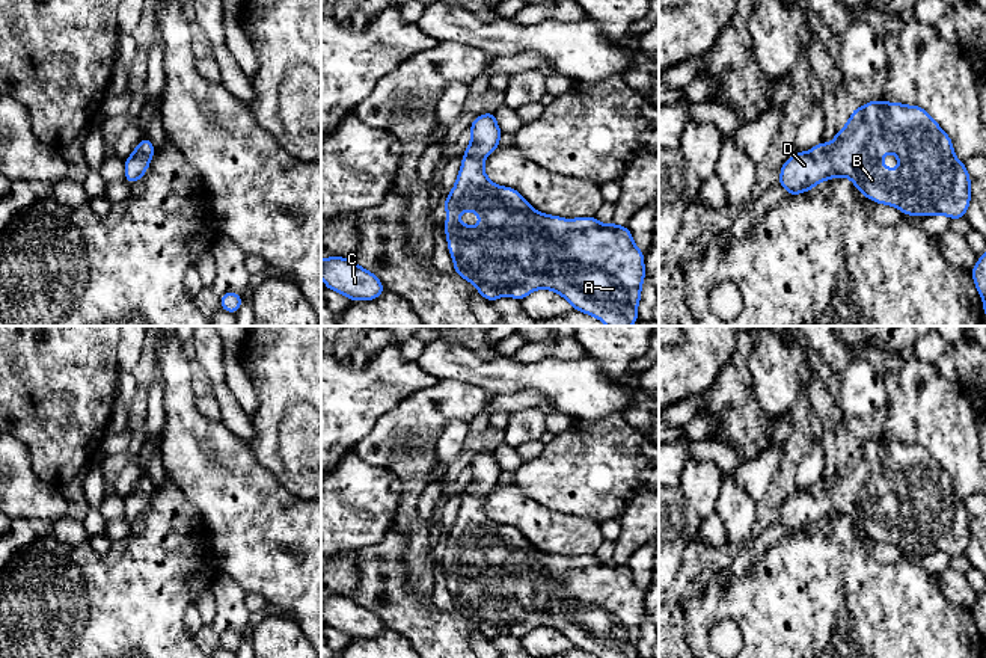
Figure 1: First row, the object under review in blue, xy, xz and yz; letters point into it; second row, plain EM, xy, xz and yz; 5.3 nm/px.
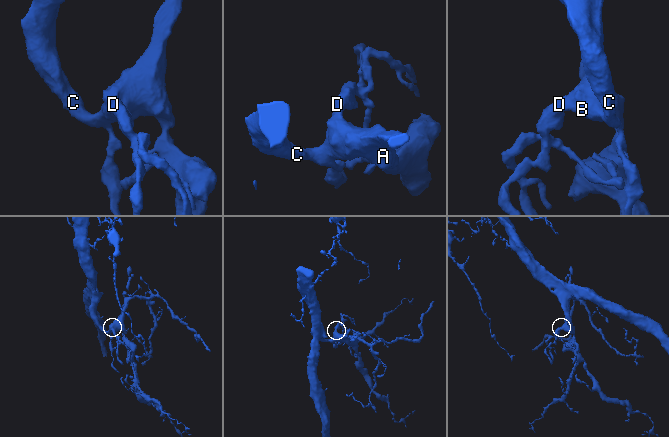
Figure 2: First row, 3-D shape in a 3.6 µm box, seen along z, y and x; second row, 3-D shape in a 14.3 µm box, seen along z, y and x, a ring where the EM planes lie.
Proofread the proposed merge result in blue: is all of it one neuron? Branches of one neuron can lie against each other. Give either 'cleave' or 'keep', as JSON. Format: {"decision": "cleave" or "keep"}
{"decision": "keep"}

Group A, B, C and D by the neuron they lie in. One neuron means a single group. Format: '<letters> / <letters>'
A B C D

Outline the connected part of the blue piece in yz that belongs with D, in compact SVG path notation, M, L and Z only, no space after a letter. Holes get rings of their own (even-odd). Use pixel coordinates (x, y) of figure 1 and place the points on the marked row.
M877 100L856 107L831 145L820 140L808 152L798 151L781 166L779 186L795 196L834 177L850 178L868 199L893 205L908 216L945 214L960 219L971 201L971 180L965 163L954 157L950 136L918 106ZM886 151L897 155L899 169L882 164Z

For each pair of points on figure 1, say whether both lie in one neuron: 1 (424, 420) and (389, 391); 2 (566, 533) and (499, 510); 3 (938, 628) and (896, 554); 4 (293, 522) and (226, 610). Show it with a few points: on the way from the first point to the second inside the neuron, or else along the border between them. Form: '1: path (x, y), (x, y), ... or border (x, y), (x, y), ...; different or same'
1: border (433, 384), (401, 400), (376, 424); different
2: path (549, 531), (537, 519), (516, 510); same
3: border (866, 547), (881, 562), (912, 556), (930, 574); different
4: border (220, 571), (231, 577), (243, 592); different

